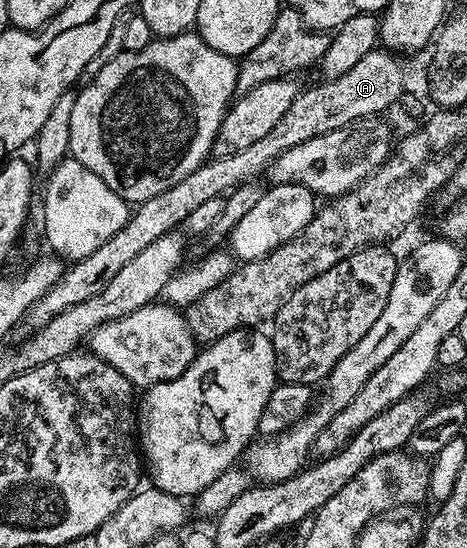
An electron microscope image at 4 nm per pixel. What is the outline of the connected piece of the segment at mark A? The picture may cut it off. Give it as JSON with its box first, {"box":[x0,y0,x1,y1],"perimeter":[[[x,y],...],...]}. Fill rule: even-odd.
{"box":[18,46,405,338],"perimeter":[[[377,46],[370,54],[366,54],[366,58],[358,61],[351,70],[346,70],[346,74],[342,74],[333,80],[321,79],[319,81],[320,84],[306,89],[305,92],[304,89],[297,91],[296,96],[290,102],[290,110],[286,110],[286,114],[282,114],[282,119],[279,120],[278,126],[274,126],[274,130],[270,130],[260,141],[246,146],[246,150],[238,150],[238,154],[228,154],[205,160],[204,163],[198,166],[198,170],[194,170],[194,174],[186,174],[186,178],[182,178],[182,182],[178,182],[178,186],[170,186],[170,190],[162,190],[162,194],[154,194],[154,198],[135,205],[134,211],[129,215],[126,226],[122,226],[122,230],[118,230],[118,234],[114,234],[114,238],[106,238],[106,242],[102,242],[102,246],[98,246],[98,250],[86,254],[86,258],[71,261],[65,267],[62,278],[38,302],[34,302],[34,306],[30,306],[30,310],[18,325],[18,332],[21,332],[21,337],[27,338],[31,336],[32,333],[37,332],[42,326],[46,326],[46,322],[50,322],[55,316],[62,314],[62,310],[70,310],[70,306],[78,306],[78,302],[86,302],[86,298],[94,298],[94,294],[102,294],[102,290],[106,290],[106,285],[132,261],[134,254],[140,253],[141,250],[146,250],[146,246],[150,246],[150,242],[154,242],[154,238],[162,238],[162,234],[177,231],[186,216],[193,213],[198,206],[202,205],[202,202],[207,202],[210,198],[224,196],[231,192],[232,189],[240,188],[244,184],[253,183],[253,180],[256,178],[254,176],[258,175],[263,168],[265,171],[272,164],[274,158],[278,158],[278,154],[290,150],[290,146],[302,146],[302,142],[310,142],[310,138],[318,138],[319,136],[330,134],[330,130],[346,128],[358,120],[367,120],[370,116],[384,114],[384,111],[395,100],[397,103],[405,94],[403,68],[404,64],[399,55]]]}

